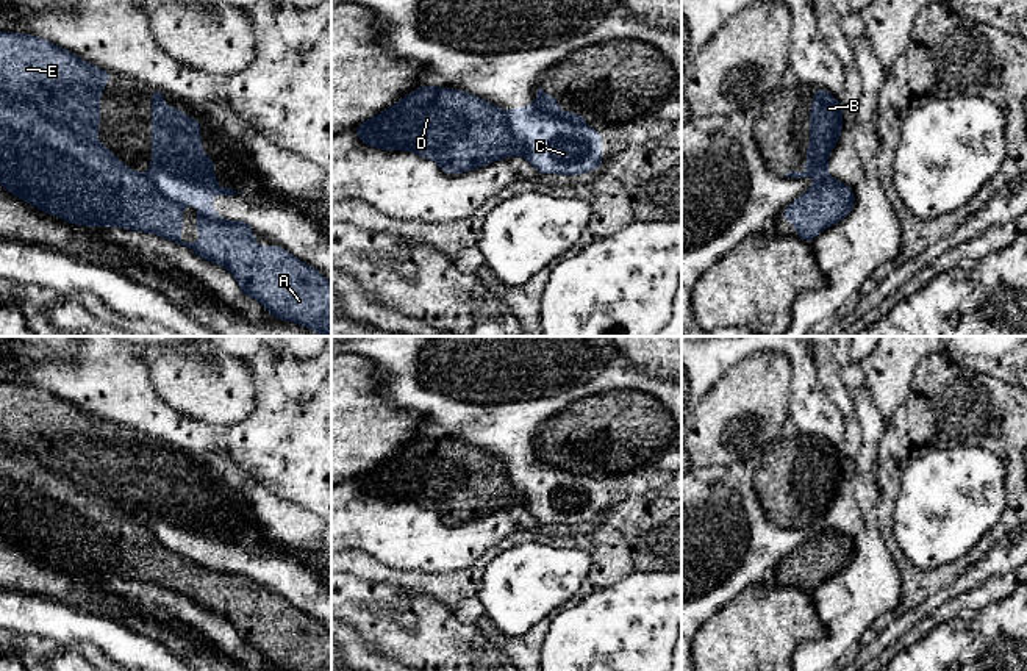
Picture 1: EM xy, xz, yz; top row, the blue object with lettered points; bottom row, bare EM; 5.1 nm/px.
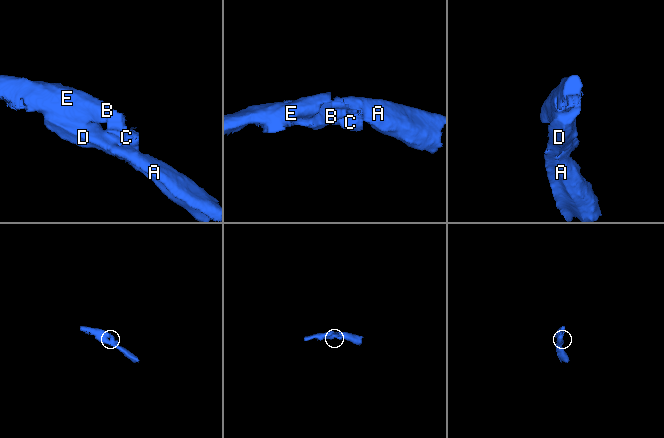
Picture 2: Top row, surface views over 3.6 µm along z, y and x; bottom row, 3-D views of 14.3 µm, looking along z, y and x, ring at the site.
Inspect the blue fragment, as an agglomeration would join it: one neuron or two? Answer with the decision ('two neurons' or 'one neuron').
one neuron

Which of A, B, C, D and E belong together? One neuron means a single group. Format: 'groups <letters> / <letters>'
groups A B C D E

